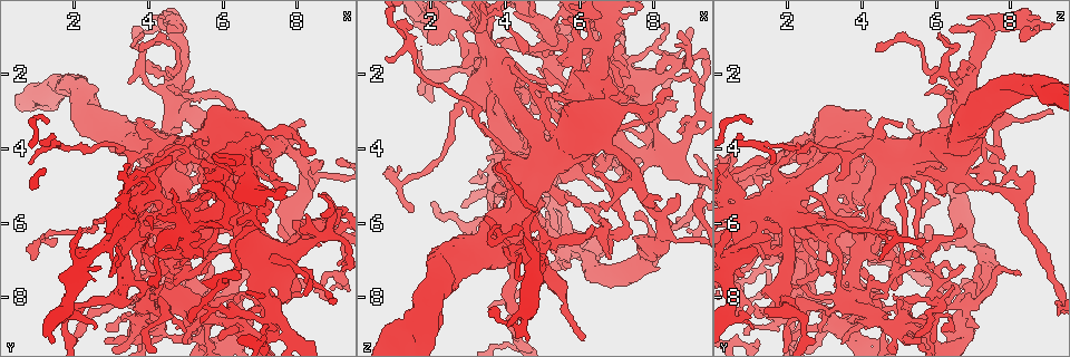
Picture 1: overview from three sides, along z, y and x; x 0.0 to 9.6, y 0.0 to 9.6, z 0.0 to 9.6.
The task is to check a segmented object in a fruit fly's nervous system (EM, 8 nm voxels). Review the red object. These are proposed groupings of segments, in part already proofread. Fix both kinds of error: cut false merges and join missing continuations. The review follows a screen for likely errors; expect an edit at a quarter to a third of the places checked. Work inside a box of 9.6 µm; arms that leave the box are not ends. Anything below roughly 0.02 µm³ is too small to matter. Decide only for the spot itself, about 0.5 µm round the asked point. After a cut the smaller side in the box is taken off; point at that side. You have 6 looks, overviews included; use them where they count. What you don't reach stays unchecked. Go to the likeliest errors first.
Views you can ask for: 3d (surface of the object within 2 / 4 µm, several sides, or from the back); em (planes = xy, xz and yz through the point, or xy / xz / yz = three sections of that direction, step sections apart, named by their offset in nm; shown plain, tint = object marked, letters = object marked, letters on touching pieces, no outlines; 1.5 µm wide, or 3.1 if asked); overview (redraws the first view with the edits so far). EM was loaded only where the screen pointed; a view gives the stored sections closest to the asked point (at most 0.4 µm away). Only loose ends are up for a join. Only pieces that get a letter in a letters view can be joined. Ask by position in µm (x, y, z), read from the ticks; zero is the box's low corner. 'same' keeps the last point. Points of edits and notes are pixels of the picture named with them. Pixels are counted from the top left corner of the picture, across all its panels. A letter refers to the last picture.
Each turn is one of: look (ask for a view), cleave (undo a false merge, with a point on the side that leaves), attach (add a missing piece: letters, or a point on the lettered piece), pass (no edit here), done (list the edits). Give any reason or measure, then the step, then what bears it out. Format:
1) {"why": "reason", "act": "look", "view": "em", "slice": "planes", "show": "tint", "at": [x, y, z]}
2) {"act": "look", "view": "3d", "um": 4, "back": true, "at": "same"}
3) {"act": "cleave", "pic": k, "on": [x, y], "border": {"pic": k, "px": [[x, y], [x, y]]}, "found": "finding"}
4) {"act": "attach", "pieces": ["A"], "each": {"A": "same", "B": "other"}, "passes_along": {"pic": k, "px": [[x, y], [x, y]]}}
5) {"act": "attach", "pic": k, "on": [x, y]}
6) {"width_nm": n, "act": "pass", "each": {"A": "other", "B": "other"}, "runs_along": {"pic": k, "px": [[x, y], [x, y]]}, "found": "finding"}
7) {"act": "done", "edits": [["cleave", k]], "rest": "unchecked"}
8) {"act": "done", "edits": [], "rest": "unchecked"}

{"why": "closes a loop", "act": "look", "view": "3d", "um": 4, "at": [5.30, 8.70, 5.45]}

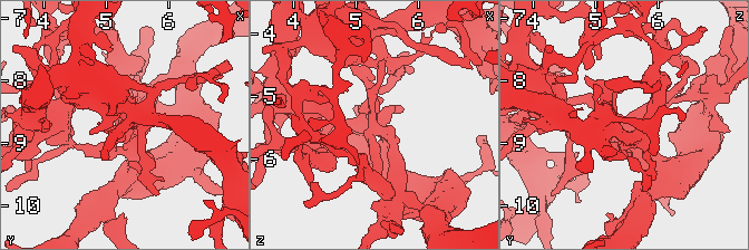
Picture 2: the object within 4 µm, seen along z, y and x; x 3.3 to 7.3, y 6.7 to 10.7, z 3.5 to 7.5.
{"why": "shape alone is not enough", "act": "look", "view": "em", "slice": "planes", "show": "letters", "at": [5.30, 8.70, 5.50]}

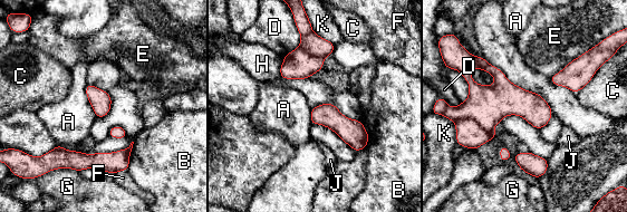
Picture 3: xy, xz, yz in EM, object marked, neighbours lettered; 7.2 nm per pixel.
{"act": "pass", "each": {"A": "other", "B": "other", "C": "other", "D": "other", "E": "other", "F": "other", "G": "other", "H": "other", "J": "other", "K": "other"}, "border": {"pic": 3, "px": [[86, 84], [86, 97], [97, 116]]}, "found": "continuous, no second neuron"}

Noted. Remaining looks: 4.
{"why": "thick turns thin", "act": "look", "view": "3d", "um": 4, "at": [4.50, 4.05, 4.65]}

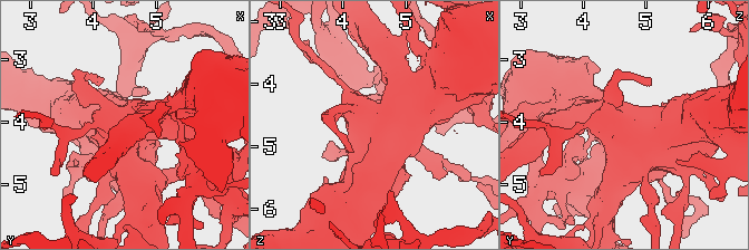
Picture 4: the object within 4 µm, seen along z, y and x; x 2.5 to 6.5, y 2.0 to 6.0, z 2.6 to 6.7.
{"act": "look", "view": "em", "slice": "xy", "step": 4, "show": "tint", "at": [4.40, 4.05, 4.60]}

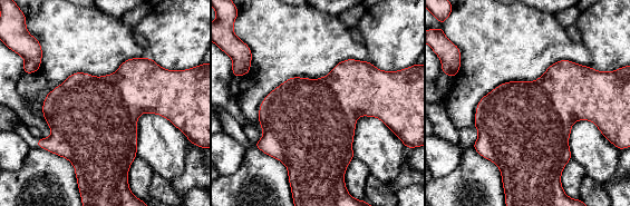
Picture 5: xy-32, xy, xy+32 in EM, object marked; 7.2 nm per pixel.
{"why": "another direction", "act": "look", "view": "em", "slice": "planes", "show": "letters", "at": "same"}

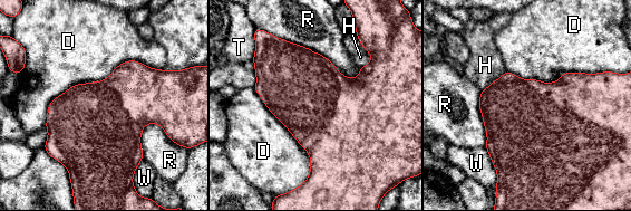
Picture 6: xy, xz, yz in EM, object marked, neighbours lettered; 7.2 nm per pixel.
{"longest_contact_nm": ["D", 900], "act": "pass", "each": {"D": "other", "H": "other", "R": "other", "T": "other", "W": "other"}, "border": {"pic": 6, "px": [[158, 68], [45, 126]]}, "found": "all the same neuron"}

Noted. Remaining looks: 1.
{"act": "done", "edits": [], "rest": "unchecked"}

